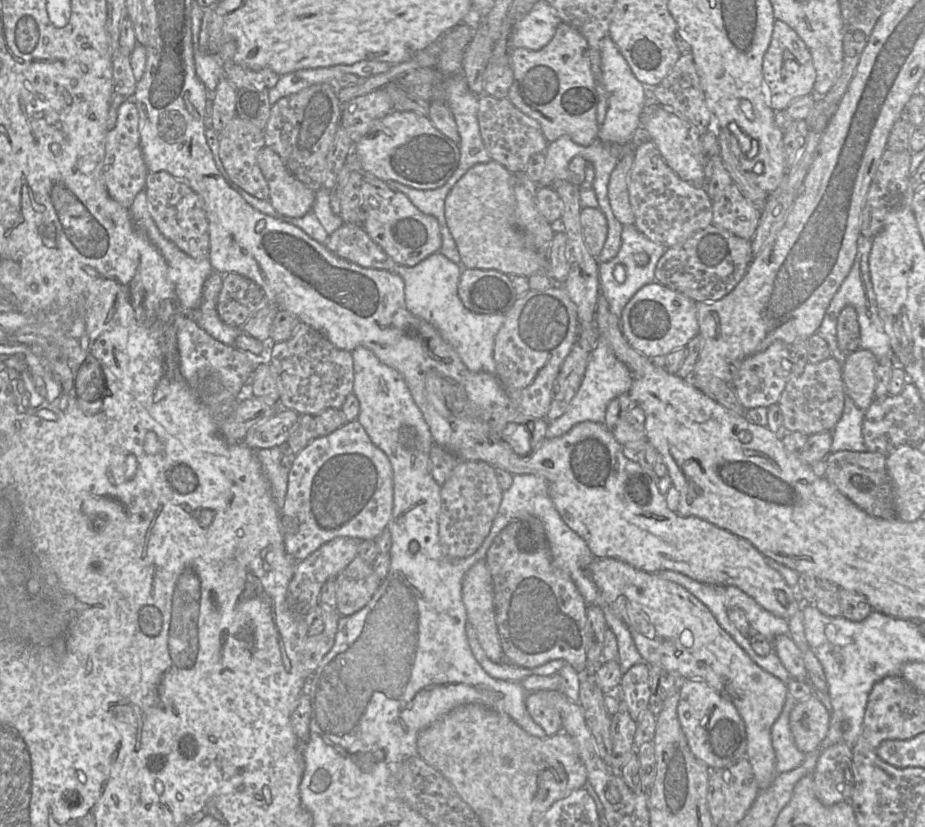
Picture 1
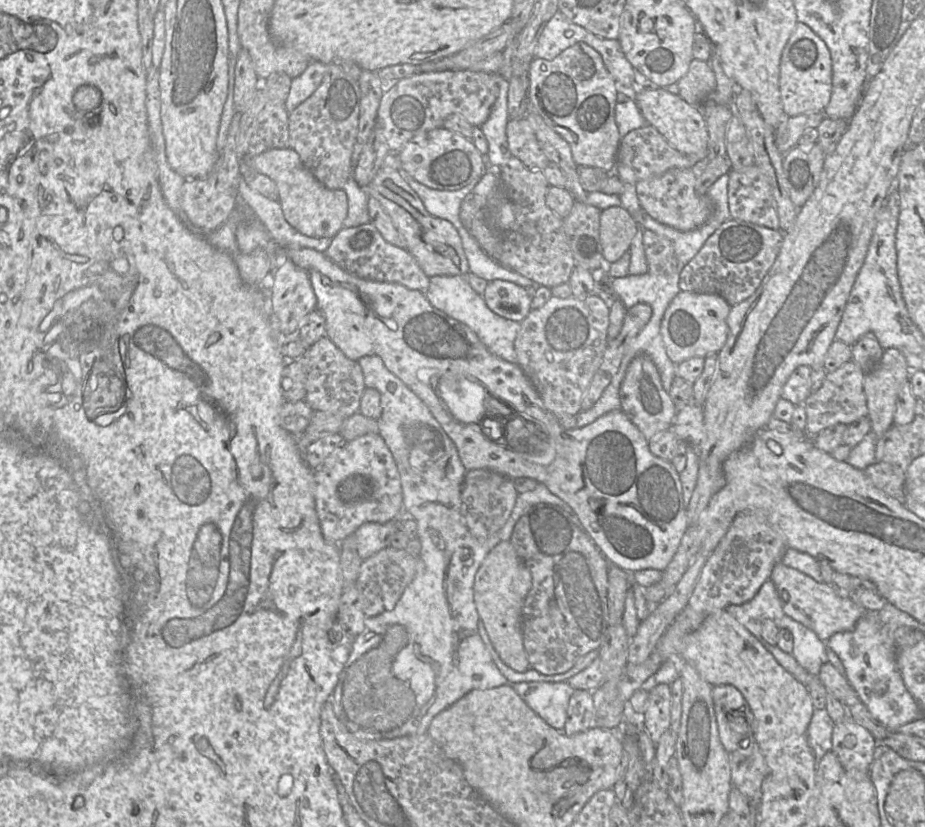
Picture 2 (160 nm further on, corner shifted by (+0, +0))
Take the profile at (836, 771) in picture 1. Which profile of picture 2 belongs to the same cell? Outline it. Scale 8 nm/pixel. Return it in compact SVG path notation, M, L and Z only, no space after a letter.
M848 717L835 725L831 752L846 771L869 772L877 745L869 730Z

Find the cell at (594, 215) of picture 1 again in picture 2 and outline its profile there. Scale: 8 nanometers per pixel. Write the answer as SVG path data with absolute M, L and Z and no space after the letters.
M611 206L601 211L600 241L603 256L608 263L617 261L630 248L640 226L621 206Z

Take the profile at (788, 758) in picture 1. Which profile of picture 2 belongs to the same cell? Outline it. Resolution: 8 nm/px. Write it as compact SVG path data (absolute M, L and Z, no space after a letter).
M815 709L807 729L807 741L819 762L832 750L835 723L826 710Z

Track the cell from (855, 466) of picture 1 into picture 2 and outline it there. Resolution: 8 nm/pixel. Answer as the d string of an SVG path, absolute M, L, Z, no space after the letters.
M875 461L864 469L864 473L876 488L904 503L905 474L898 466L887 462Z

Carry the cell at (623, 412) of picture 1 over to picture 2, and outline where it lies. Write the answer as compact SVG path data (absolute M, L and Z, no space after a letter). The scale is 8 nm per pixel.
M638 354L629 363L621 382L619 395L620 410L648 440L671 426L677 407L664 389L659 371L648 355Z

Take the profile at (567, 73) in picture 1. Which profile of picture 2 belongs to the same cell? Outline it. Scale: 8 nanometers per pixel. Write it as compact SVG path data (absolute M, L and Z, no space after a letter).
M577 42L552 60L534 57L528 78L531 105L570 144L575 163L612 173L621 140L615 120L619 87L599 52L585 42Z

